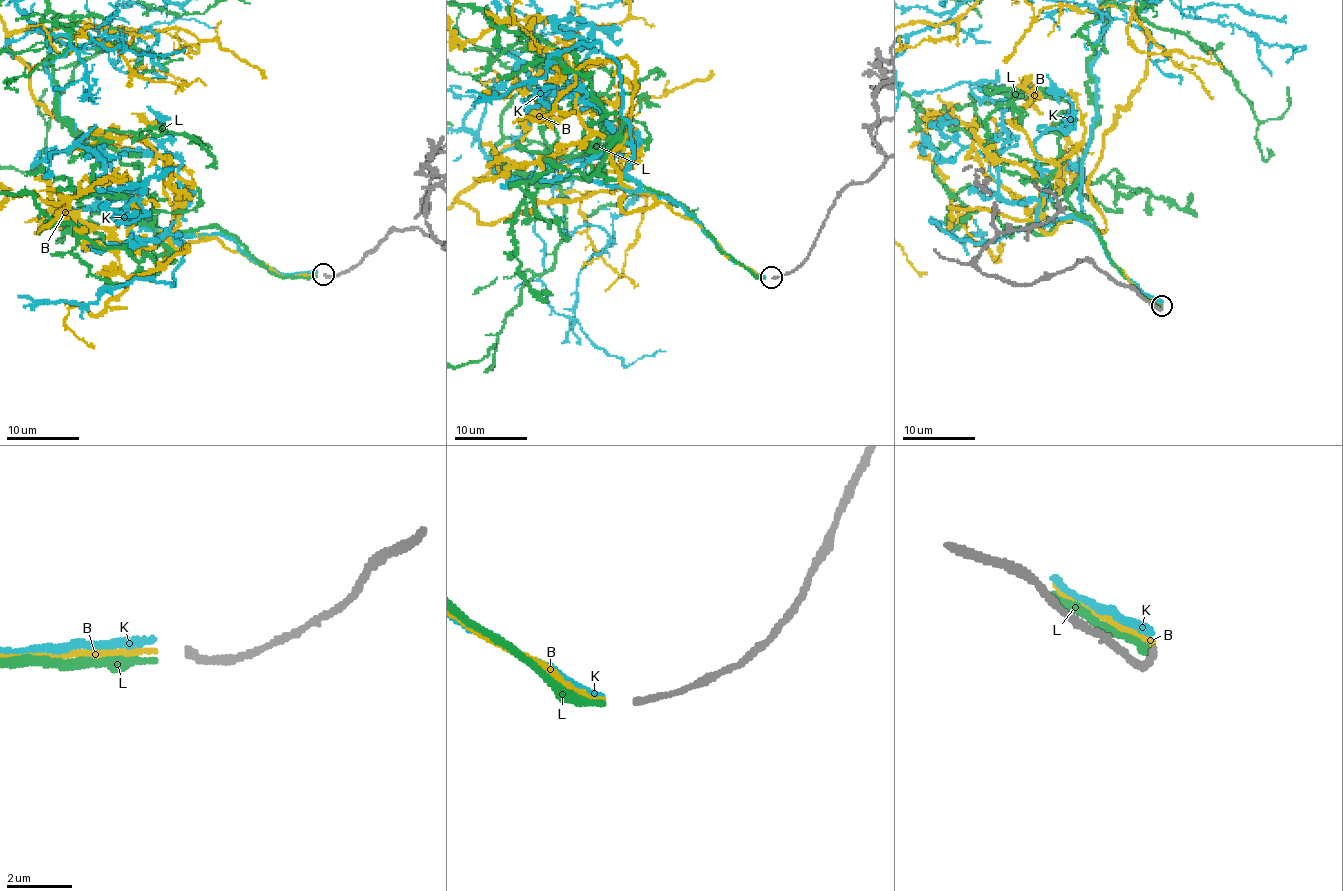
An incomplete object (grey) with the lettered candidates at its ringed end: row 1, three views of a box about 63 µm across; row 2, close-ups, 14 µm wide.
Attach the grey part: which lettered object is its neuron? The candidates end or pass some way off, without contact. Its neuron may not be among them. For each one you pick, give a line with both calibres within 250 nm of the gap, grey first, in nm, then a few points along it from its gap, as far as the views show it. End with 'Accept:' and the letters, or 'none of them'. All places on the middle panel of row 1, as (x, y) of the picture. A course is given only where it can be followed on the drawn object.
B: 240/170 nm | via (765, 278), (663, 203), (623, 212), (618, 185), (496, 221), (457, 200)
Accept: B

